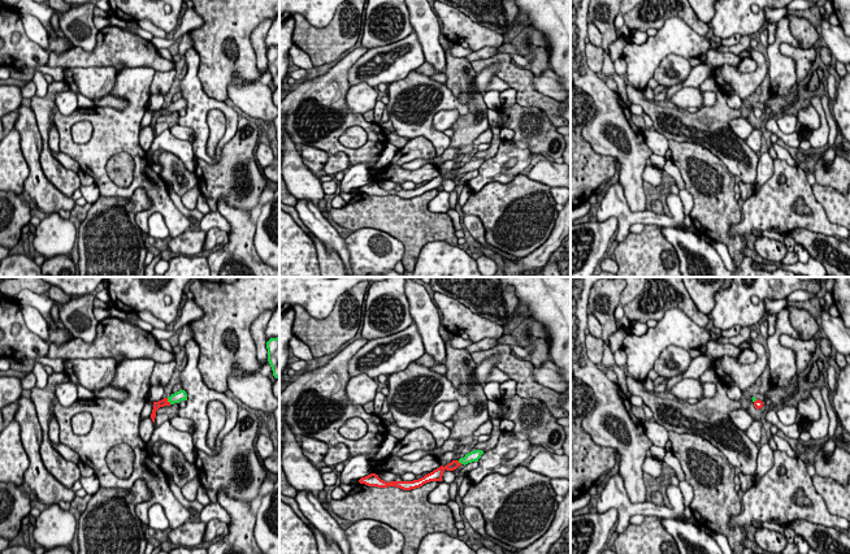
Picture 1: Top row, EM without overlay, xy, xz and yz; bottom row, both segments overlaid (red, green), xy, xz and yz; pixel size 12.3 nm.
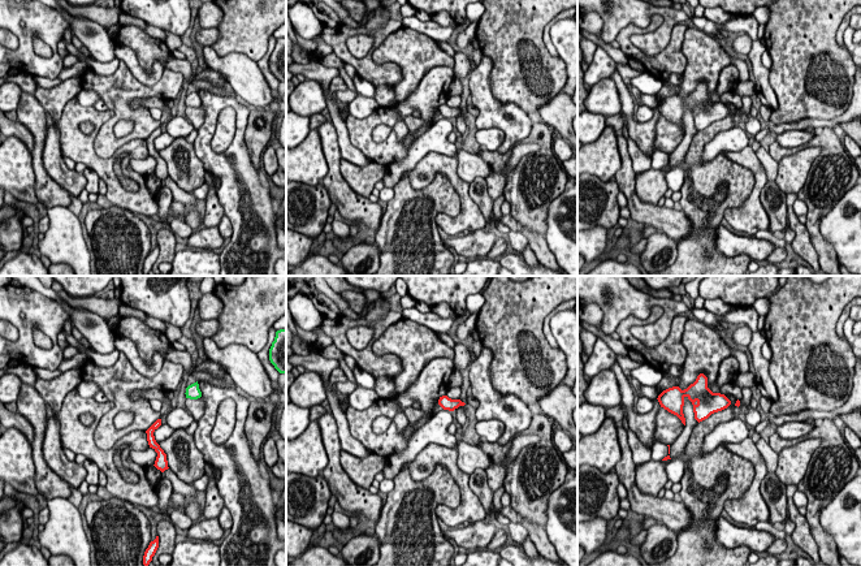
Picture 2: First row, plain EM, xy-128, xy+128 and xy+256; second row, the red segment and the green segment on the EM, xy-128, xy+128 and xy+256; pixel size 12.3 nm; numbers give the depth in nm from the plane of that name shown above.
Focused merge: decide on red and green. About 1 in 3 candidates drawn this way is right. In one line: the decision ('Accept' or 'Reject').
Accept

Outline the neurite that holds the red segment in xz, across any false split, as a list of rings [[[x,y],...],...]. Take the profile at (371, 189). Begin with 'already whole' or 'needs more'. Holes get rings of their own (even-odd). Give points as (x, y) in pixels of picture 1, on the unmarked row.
needs more; [[[482,159],[470,160],[470,161],[465,163],[464,166],[460,166],[459,169],[452,169],[451,172],[448,172],[444,176],[441,174],[439,177],[434,178],[433,181],[425,183],[424,186],[421,186],[419,189],[413,189],[413,190],[390,190],[390,191],[386,191],[386,190],[381,189],[378,186],[378,183],[370,182],[365,186],[361,186],[359,189],[359,191],[365,192],[368,195],[377,195],[377,196],[396,195],[396,196],[400,196],[403,199],[411,199],[411,198],[420,196],[424,192],[430,191],[430,190],[442,190],[442,185],[443,185],[443,181],[446,178],[454,179],[461,173],[465,174],[465,173],[472,172],[472,170],[478,170],[478,168],[481,166],[482,163],[483,163]]]

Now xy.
needs more; [[[179,99],[174,103],[172,103],[170,105],[168,107],[164,107],[159,111],[153,111],[153,118],[152,118],[152,122],[151,122],[151,127],[152,130],[155,131],[155,126],[156,126],[156,120],[160,117],[160,116],[164,116],[164,114],[170,114],[170,113],[174,113],[174,112],[179,112],[181,109],[187,109],[187,103],[185,99]]]

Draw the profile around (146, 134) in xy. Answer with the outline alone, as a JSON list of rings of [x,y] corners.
[[[146,126],[146,127],[139,129],[139,144],[144,151],[149,150],[155,135],[156,134],[151,126]]]

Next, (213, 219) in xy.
[[[209,211],[204,217],[199,221],[198,229],[203,231],[208,231],[213,228],[221,229],[230,234],[230,225],[226,218],[218,211]]]

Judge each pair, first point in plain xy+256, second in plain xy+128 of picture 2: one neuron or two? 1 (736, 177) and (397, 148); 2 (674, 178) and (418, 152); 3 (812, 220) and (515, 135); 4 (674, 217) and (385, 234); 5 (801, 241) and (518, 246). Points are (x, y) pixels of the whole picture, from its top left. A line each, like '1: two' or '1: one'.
1: two
2: one
3: two
4: two
5: one

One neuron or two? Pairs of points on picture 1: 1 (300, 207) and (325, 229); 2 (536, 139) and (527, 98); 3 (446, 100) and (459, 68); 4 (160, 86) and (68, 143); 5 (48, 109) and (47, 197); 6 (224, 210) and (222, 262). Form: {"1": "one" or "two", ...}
{"1": "one", "2": "two", "3": "two", "4": "two", "5": "two", "6": "one"}

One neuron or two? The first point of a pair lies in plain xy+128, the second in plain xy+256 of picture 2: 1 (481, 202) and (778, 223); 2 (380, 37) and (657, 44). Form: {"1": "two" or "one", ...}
{"1": "one", "2": "two"}

